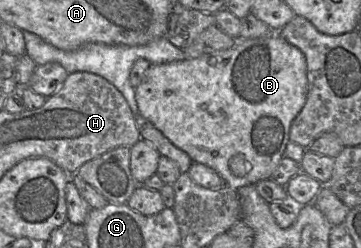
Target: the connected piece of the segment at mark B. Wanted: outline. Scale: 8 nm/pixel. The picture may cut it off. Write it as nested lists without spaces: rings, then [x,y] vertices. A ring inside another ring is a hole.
[[[277,32],[254,39],[237,38],[235,44],[226,50],[204,54],[197,58],[186,58],[162,64],[150,64],[141,83],[135,88],[135,98],[139,114],[150,121],[173,145],[187,153],[192,162],[201,163],[215,170],[223,178],[225,186],[237,190],[242,186],[254,185],[260,180],[270,179],[279,162],[284,157],[284,151],[289,142],[291,123],[301,111],[307,99],[306,59],[300,49],[287,42]],[[236,154],[242,155],[246,161],[247,174],[243,177],[235,176],[229,167],[230,158]]]

